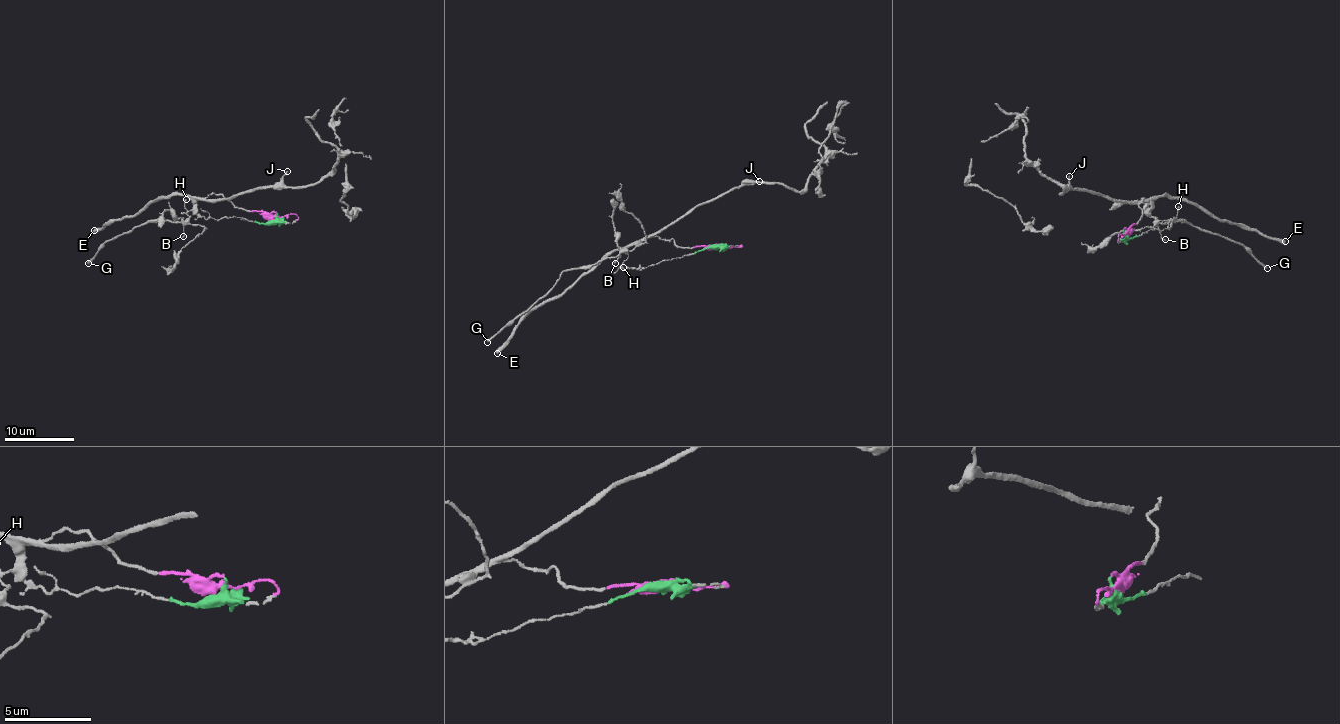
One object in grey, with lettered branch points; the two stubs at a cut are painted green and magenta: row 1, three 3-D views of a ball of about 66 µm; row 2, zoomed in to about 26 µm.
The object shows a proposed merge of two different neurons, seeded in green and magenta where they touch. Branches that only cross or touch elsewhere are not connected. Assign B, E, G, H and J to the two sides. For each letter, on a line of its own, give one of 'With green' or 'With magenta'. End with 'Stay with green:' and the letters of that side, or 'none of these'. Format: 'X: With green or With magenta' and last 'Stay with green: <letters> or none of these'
B: With green
E: With magenta
G: With green
H: With green
J: With magenta
Stay with green: B, G, H

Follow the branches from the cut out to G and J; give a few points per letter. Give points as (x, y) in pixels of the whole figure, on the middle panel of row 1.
G: (719, 246), (644, 268), (622, 266), (628, 258), (622, 252), (592, 265), (566, 268), (554, 286), (487, 342)
J: (719, 246), (679, 247), (672, 239), (655, 236), (701, 204), (760, 181)

